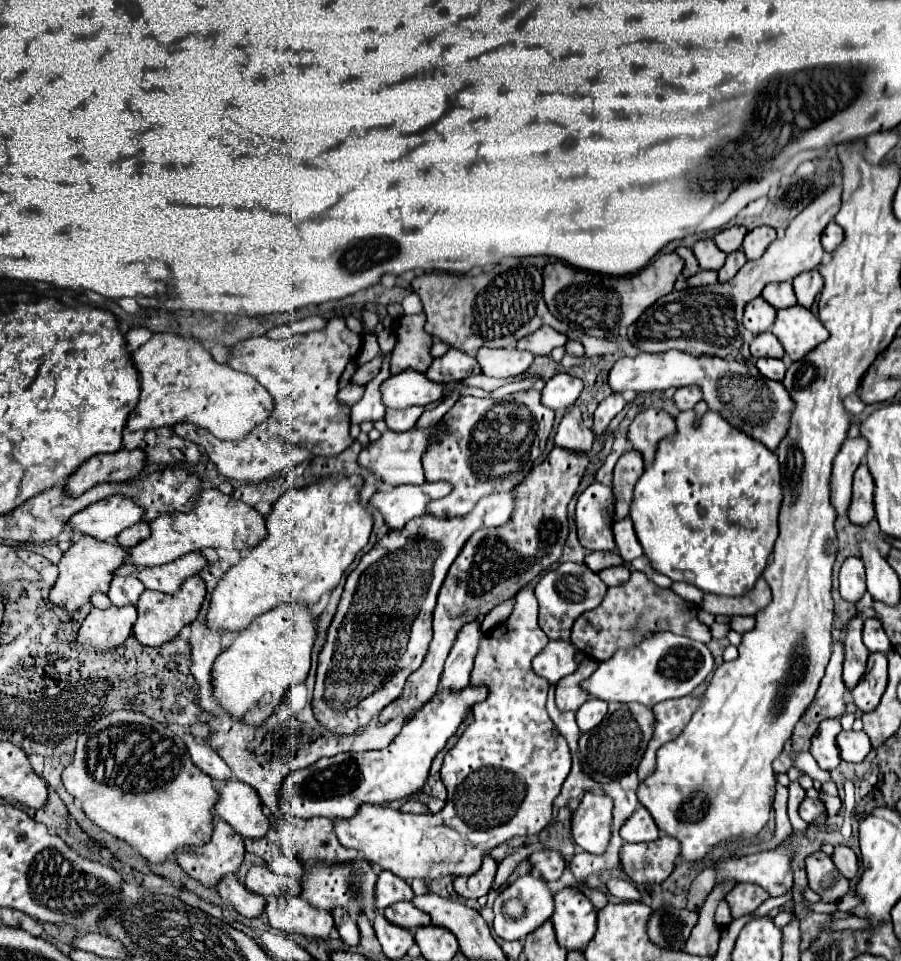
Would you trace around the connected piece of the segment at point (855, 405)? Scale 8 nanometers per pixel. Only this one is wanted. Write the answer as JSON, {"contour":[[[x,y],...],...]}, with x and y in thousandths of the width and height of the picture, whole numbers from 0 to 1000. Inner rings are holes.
{"contour":[[[943,410],[943,412],[937,416],[937,425],[939,425],[943,431],[952,433],[952,431],[959,427],[959,420],[957,420],[957,416],[952,416],[950,410]]]}

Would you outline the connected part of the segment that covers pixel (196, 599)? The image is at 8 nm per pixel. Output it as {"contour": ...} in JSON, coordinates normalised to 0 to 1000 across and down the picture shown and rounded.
{"contour":[[[213,599],[213,601],[204,604],[195,618],[180,618],[180,616],[160,614],[153,629],[151,629],[153,645],[149,647],[149,653],[147,653],[149,664],[158,672],[180,672],[182,668],[195,664],[198,658],[202,656],[202,651],[213,649],[213,645],[218,645],[220,635],[226,626],[226,620],[229,620],[229,608],[222,599]]]}

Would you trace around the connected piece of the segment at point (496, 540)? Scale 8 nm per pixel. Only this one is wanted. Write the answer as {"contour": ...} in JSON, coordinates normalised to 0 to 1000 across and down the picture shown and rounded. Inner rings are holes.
{"contour":[[[615,466],[608,477],[602,483],[593,485],[590,491],[579,499],[579,504],[570,508],[573,527],[568,539],[559,547],[537,549],[522,558],[519,566],[499,589],[495,604],[486,616],[486,629],[482,635],[482,664],[477,668],[473,687],[453,706],[453,716],[448,718],[446,726],[426,737],[420,751],[426,753],[444,745],[455,747],[455,743],[464,741],[473,730],[477,730],[486,718],[488,701],[508,656],[524,645],[537,643],[548,631],[557,629],[559,624],[570,622],[575,614],[582,612],[582,608],[588,608],[622,583],[630,558],[628,527],[639,514],[653,481],[653,470]]]}

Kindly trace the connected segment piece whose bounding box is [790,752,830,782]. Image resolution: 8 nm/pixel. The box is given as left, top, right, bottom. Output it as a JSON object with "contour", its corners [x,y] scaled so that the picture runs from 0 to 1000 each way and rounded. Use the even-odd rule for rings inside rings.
{"contour":[[[886,783],[886,785],[879,785],[877,789],[879,789],[879,795],[881,795],[886,801],[895,803],[899,810],[910,812],[910,814],[921,812],[921,803],[910,801],[910,799],[908,799],[908,795],[906,795],[906,791],[903,791],[897,783]]]}

